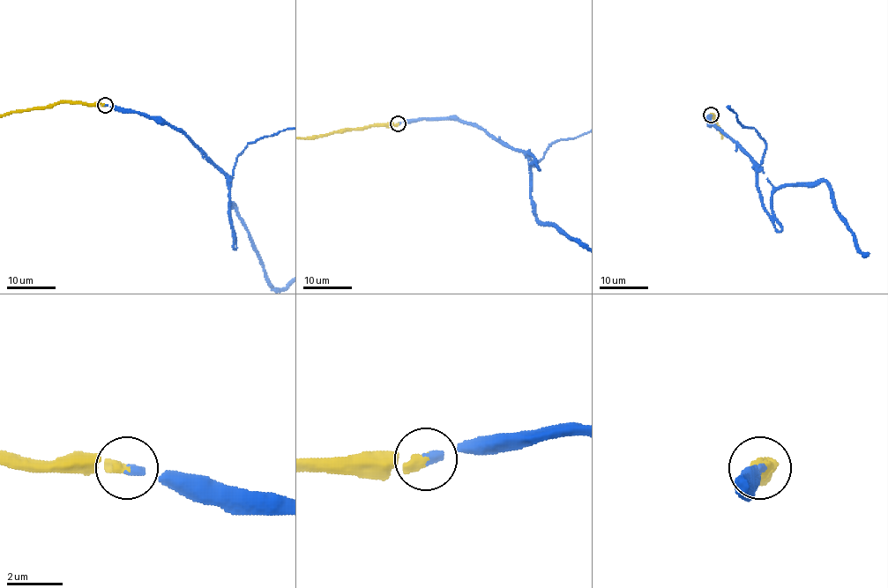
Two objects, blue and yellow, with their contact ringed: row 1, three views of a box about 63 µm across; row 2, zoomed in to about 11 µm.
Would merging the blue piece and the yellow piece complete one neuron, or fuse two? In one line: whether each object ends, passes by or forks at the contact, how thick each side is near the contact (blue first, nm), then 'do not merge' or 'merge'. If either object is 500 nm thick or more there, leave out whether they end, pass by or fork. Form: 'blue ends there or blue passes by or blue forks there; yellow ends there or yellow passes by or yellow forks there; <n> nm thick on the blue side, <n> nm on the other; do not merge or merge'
blue ends there; yellow ends there; 260 nm thick on the blue side, 380 nm on the other; merge

